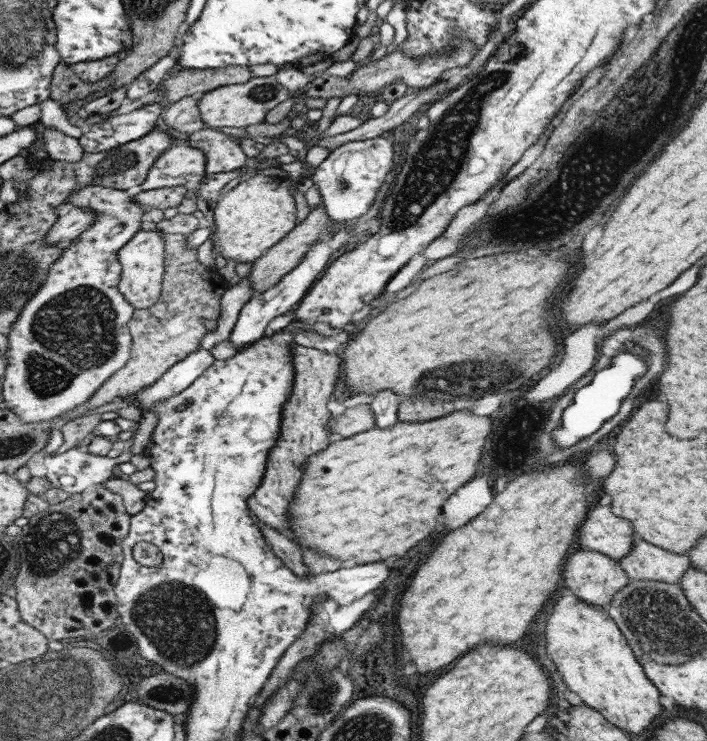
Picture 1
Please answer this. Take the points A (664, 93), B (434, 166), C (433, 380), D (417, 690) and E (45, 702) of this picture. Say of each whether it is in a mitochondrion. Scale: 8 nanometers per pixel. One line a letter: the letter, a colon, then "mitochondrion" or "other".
A: other
B: mitochondrion
C: mitochondrion
D: other
E: mitochondrion

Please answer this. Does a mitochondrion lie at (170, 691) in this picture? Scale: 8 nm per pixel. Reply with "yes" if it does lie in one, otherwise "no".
yes

